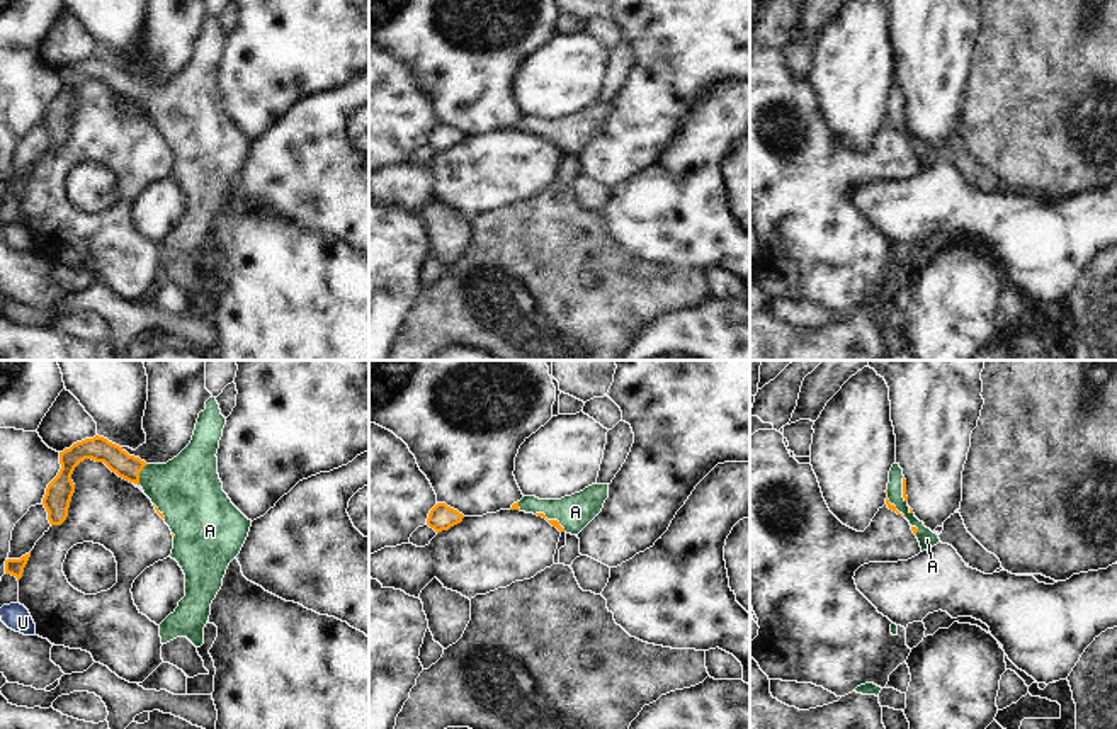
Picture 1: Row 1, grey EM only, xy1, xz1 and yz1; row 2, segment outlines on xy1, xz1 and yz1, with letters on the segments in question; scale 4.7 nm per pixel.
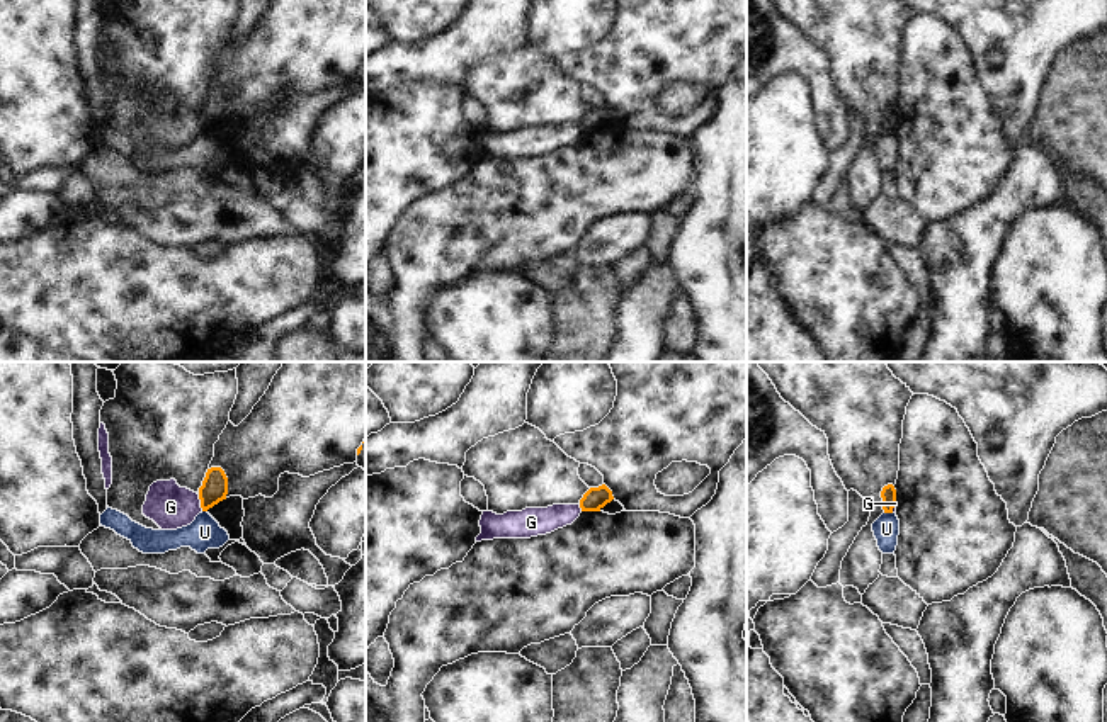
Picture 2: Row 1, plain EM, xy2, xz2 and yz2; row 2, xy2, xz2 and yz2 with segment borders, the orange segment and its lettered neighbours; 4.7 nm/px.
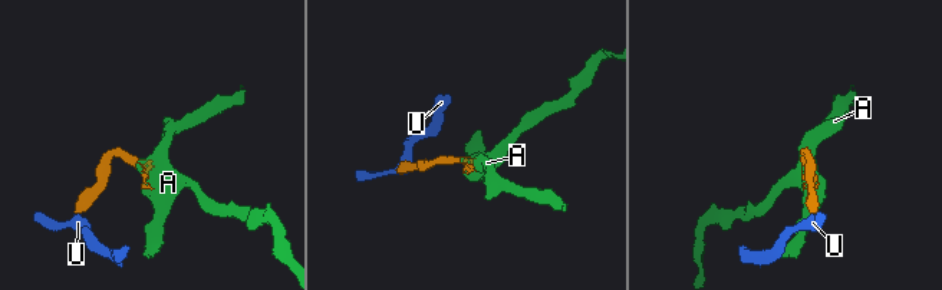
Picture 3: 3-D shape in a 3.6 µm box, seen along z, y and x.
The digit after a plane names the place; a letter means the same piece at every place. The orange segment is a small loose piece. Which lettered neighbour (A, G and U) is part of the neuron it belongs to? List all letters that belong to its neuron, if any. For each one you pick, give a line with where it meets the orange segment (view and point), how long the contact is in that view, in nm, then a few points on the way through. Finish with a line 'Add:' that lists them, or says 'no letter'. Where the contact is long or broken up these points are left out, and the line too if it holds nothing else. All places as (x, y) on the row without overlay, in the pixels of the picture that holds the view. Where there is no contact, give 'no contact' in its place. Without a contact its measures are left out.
A: contact xy1 (138, 94); length 110 nm; way xy1 (99, 68), (109, 72), (138, 94), (187, 109)
Add: A

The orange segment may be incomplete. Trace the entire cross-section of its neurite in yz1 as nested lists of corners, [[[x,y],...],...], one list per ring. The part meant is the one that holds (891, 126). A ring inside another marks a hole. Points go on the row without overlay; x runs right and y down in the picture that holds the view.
[[[896,82],[889,90],[889,102],[886,112],[887,127],[896,131],[898,134],[903,134],[910,141],[911,150],[920,161],[921,172],[932,168],[940,161],[938,155],[927,148],[925,143],[920,141],[915,136],[913,129],[908,126],[906,99],[903,95],[903,88]]]

